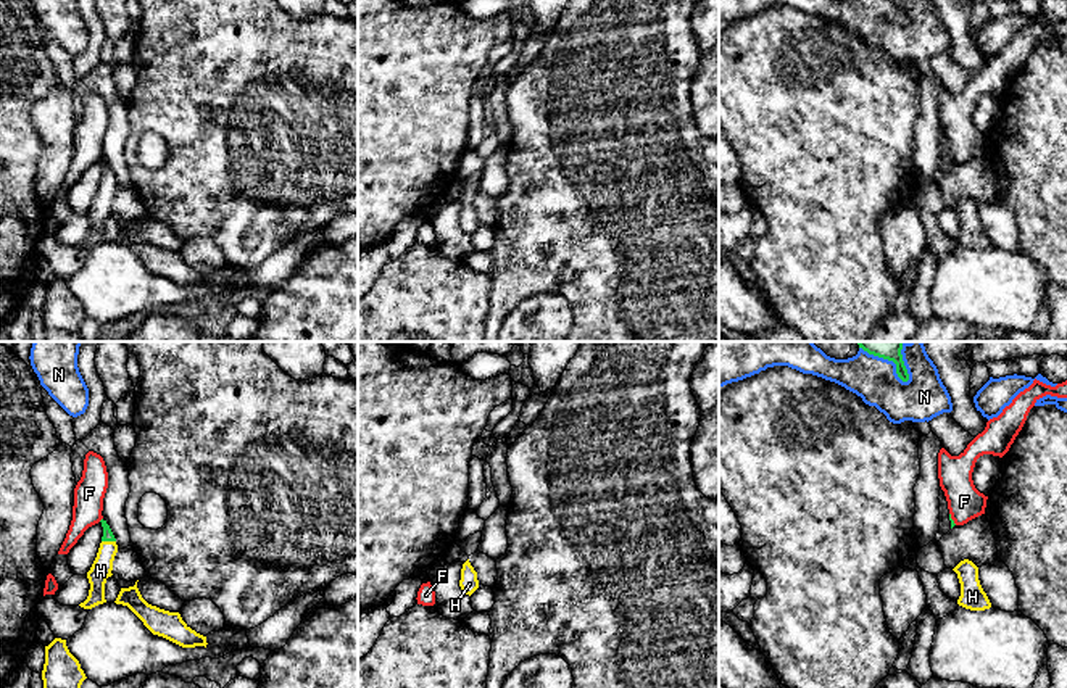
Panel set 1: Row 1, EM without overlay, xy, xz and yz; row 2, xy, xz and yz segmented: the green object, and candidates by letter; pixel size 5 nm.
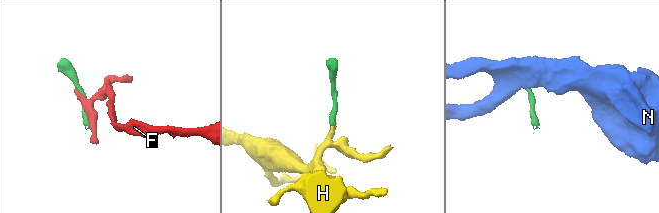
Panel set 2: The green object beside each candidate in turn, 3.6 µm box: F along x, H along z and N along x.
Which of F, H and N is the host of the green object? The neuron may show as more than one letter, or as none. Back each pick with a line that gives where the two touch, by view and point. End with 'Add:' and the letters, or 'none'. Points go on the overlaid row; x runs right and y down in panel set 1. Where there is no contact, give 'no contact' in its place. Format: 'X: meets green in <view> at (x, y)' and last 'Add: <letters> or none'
H: meets green in xy at (108, 540)
Add: H

